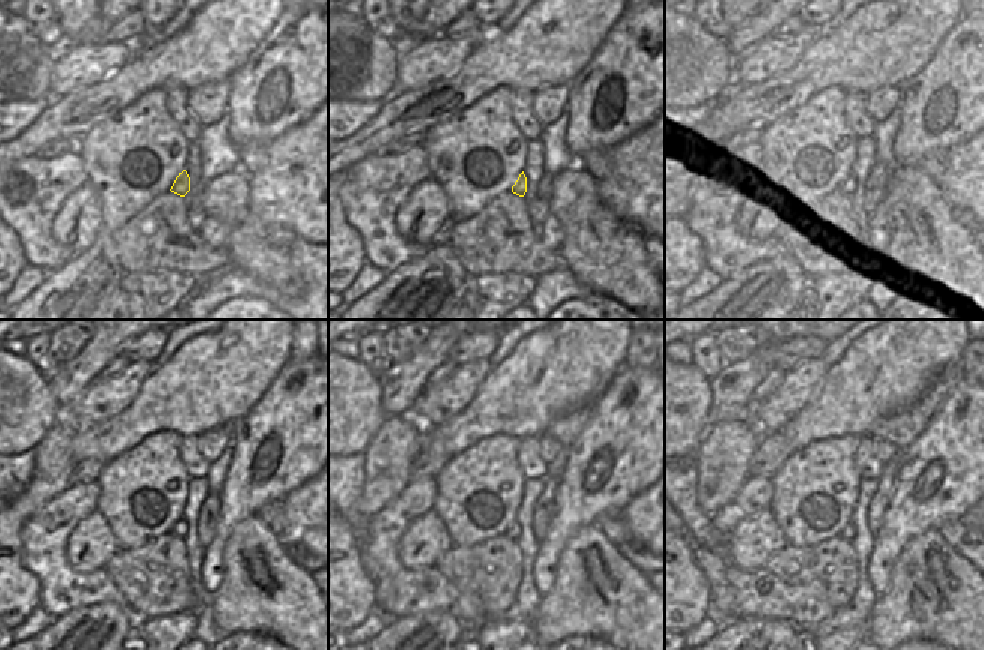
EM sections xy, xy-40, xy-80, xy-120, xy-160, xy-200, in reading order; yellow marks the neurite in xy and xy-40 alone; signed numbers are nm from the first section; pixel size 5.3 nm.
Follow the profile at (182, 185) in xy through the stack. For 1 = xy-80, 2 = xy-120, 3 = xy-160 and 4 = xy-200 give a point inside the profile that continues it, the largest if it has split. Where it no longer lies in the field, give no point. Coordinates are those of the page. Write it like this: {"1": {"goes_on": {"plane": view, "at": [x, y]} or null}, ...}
{"1": {"goes_on": {"plane": "xy-80", "at": [849, 188]}}, "2": {"goes_on": {"plane": "xy-120", "at": [180, 527]}}, "3": {"goes_on": {"plane": "xy-160", "at": [513, 532]}}, "4": {"goes_on": {"plane": "xy-200", "at": [849, 532]}}}

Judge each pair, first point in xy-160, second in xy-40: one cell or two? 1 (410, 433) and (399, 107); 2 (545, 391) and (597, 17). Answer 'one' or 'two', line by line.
1: two
2: one

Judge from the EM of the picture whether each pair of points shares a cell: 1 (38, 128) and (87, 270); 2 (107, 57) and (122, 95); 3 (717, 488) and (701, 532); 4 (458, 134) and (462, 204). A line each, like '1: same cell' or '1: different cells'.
1: different cells
2: different cells
3: different cells
4: same cell

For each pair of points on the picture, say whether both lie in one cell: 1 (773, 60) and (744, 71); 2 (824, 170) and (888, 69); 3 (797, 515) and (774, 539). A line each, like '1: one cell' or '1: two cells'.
1: one cell
2: two cells
3: two cells

